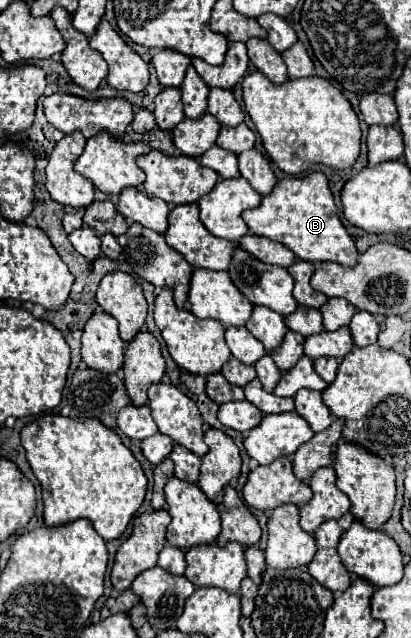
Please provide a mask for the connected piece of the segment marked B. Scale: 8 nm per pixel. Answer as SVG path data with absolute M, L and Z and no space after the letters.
M319 171L279 181L273 191L263 197L257 209L243 213L243 219L253 235L285 245L299 261L333 261L345 267L353 267L357 263L359 253L355 249L355 241L349 237L337 215L337 205L329 191L327 177Z

